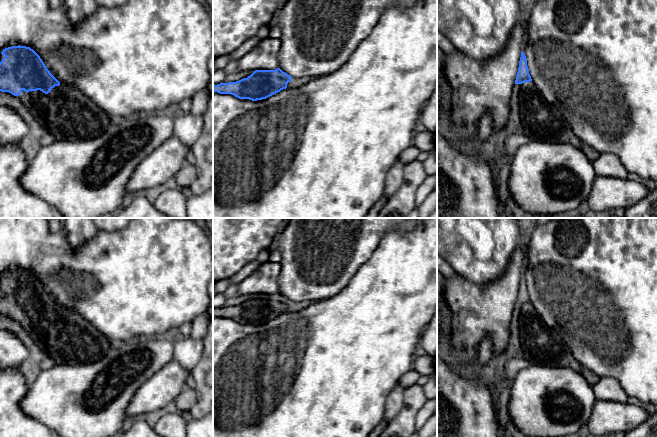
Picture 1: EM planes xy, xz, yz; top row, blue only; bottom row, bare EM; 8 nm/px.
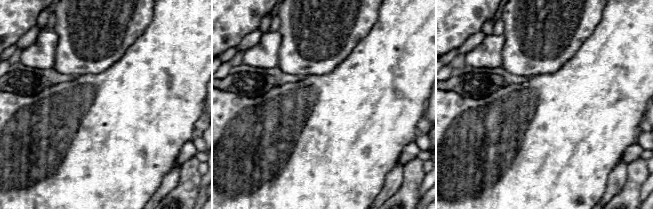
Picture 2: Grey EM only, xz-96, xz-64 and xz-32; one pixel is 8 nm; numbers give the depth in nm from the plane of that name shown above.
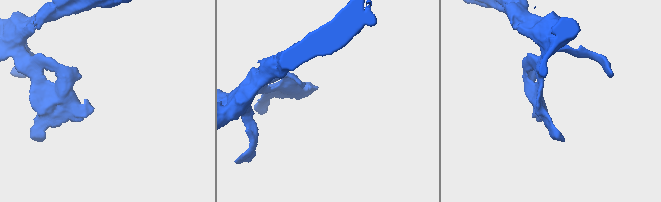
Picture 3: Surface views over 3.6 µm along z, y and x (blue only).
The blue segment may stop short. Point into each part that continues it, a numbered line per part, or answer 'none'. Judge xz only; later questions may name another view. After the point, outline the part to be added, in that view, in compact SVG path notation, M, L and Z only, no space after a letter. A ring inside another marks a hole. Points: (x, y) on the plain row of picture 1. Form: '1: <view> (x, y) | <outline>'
1: xz (295, 306) | M292 301L291 305L288 306L288 308L287 308L287 312L298 312L308 306L309 306L309 304L307 301L304 301L304 302Z

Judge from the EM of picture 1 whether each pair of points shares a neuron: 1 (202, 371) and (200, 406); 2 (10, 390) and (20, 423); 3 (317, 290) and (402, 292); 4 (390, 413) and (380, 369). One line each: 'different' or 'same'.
1: same
2: same
3: different
4: different

